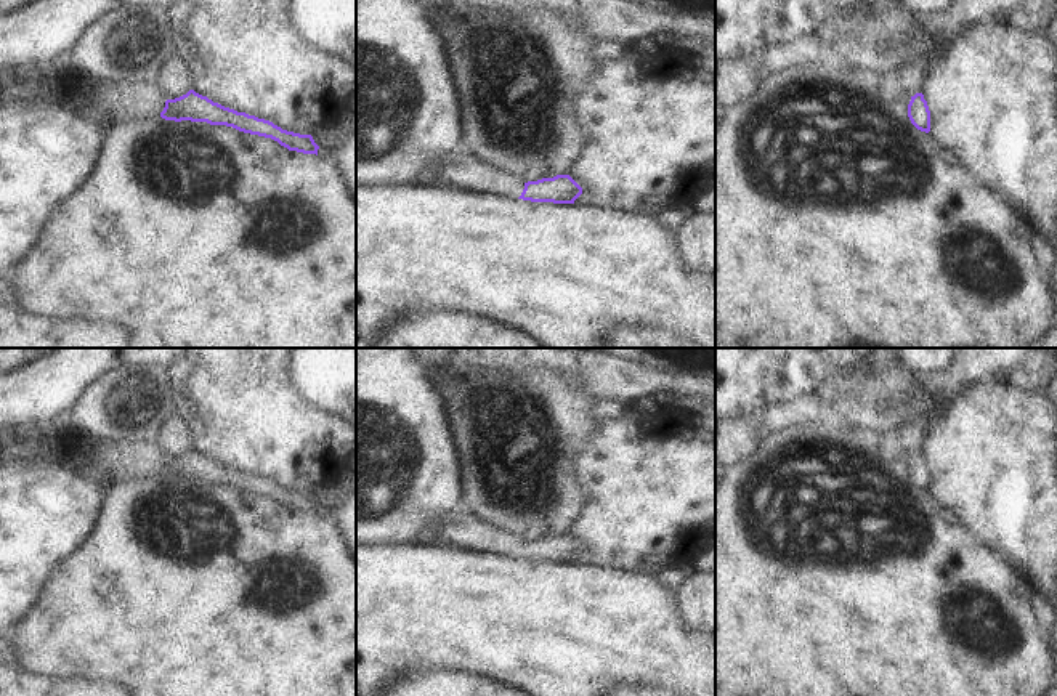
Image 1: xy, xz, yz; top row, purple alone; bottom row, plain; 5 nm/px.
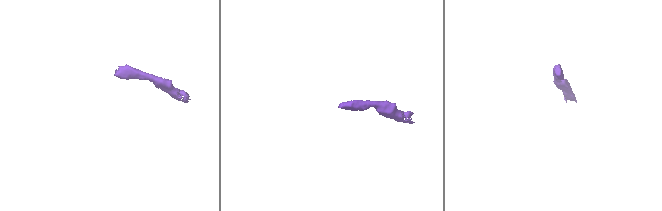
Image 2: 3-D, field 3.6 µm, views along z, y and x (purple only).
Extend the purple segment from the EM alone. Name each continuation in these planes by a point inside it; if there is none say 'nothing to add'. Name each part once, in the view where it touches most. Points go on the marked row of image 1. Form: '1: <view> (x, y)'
1: xz (462, 170)

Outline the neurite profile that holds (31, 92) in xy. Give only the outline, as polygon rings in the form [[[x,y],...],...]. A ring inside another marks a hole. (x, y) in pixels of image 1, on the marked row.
[[[0,79],[0,99],[21,101],[24,104],[34,104],[37,101],[53,101],[56,104],[63,104],[63,103],[74,101],[61,95],[51,96],[48,85],[37,79],[30,82]]]

